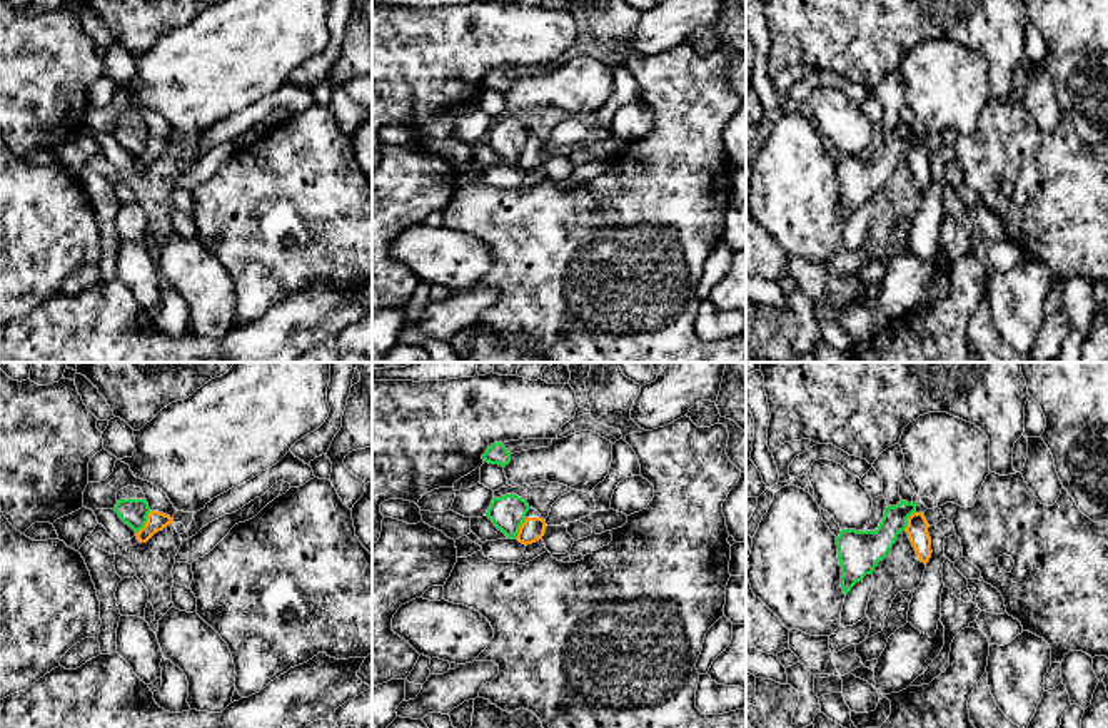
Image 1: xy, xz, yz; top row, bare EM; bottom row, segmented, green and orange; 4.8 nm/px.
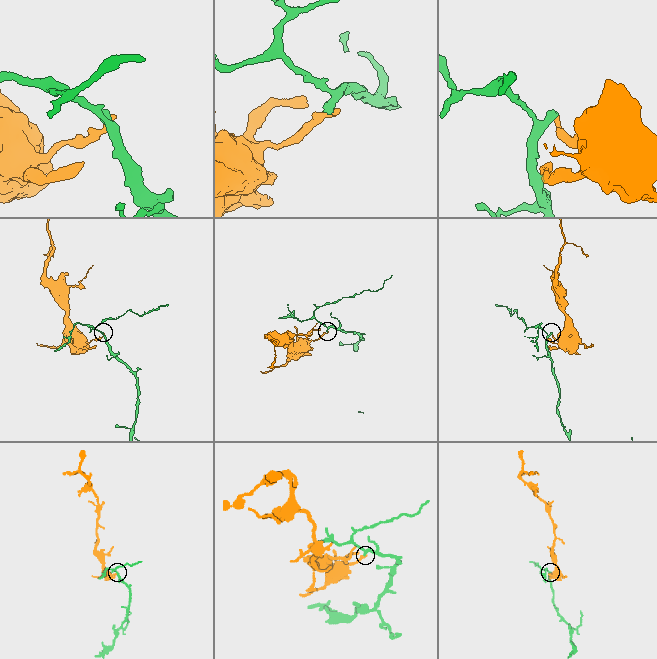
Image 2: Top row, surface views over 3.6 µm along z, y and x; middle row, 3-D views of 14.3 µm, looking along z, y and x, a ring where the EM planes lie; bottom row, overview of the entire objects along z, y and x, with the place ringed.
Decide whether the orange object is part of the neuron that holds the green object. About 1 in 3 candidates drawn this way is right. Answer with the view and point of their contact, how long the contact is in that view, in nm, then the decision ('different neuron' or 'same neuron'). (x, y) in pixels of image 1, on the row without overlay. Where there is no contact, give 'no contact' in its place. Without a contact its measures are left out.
xy (146, 147) | 130 nm | different neuron

